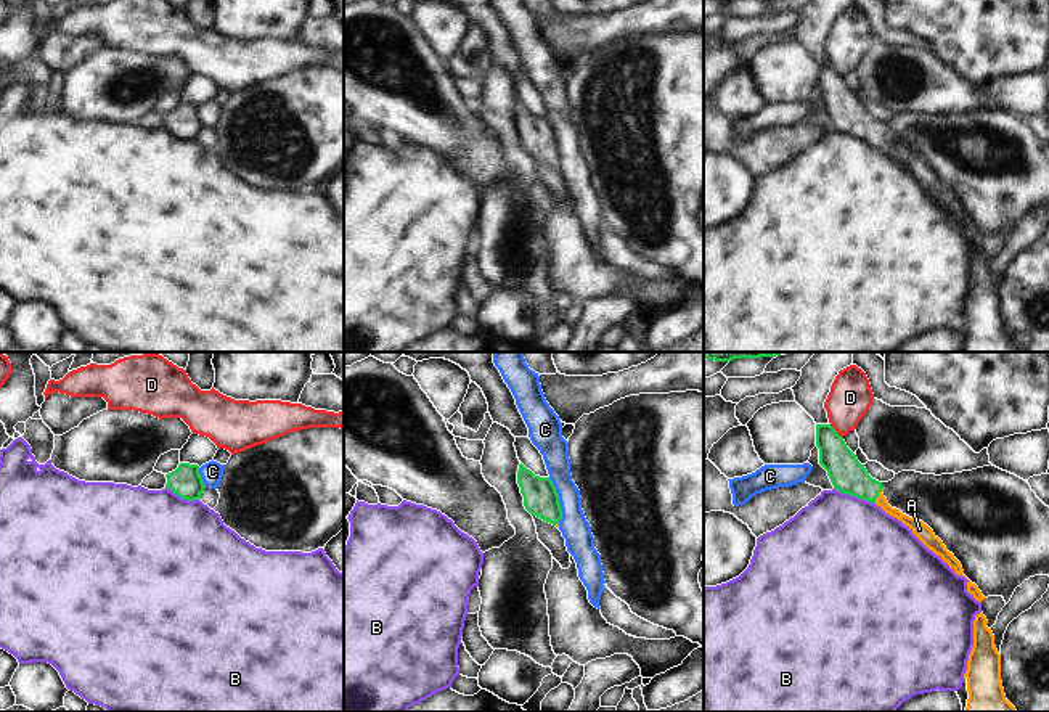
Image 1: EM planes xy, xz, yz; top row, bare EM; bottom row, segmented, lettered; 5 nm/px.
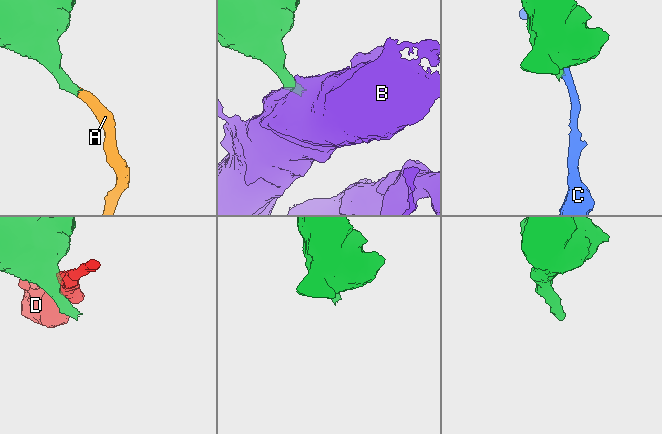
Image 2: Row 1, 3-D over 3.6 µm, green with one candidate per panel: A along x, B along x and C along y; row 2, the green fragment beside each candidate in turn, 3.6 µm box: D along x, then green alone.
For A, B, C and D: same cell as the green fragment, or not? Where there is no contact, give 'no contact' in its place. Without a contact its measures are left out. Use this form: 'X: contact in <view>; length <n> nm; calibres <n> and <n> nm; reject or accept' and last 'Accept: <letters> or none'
A: contact in yz; length 80 nm; calibres 180 and 70 nm; accept
B: contact in yz; length 220 nm; calibres 180 and 500 nm; reject
C: contact in xz; length 240 nm; calibres 180 and 150 nm; reject
D: contact in yz; length 100 nm; calibres 180 and 220 nm; reject
Accept: A

